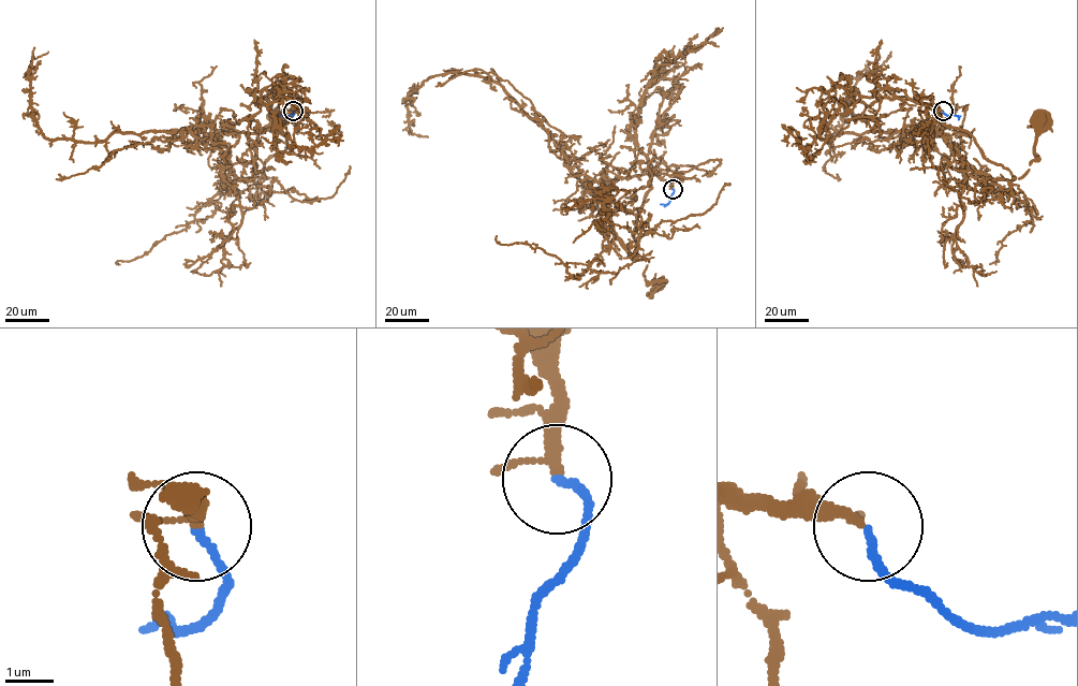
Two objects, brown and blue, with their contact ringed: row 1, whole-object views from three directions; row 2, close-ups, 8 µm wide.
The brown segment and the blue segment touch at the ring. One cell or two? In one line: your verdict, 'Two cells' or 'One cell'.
One cell

